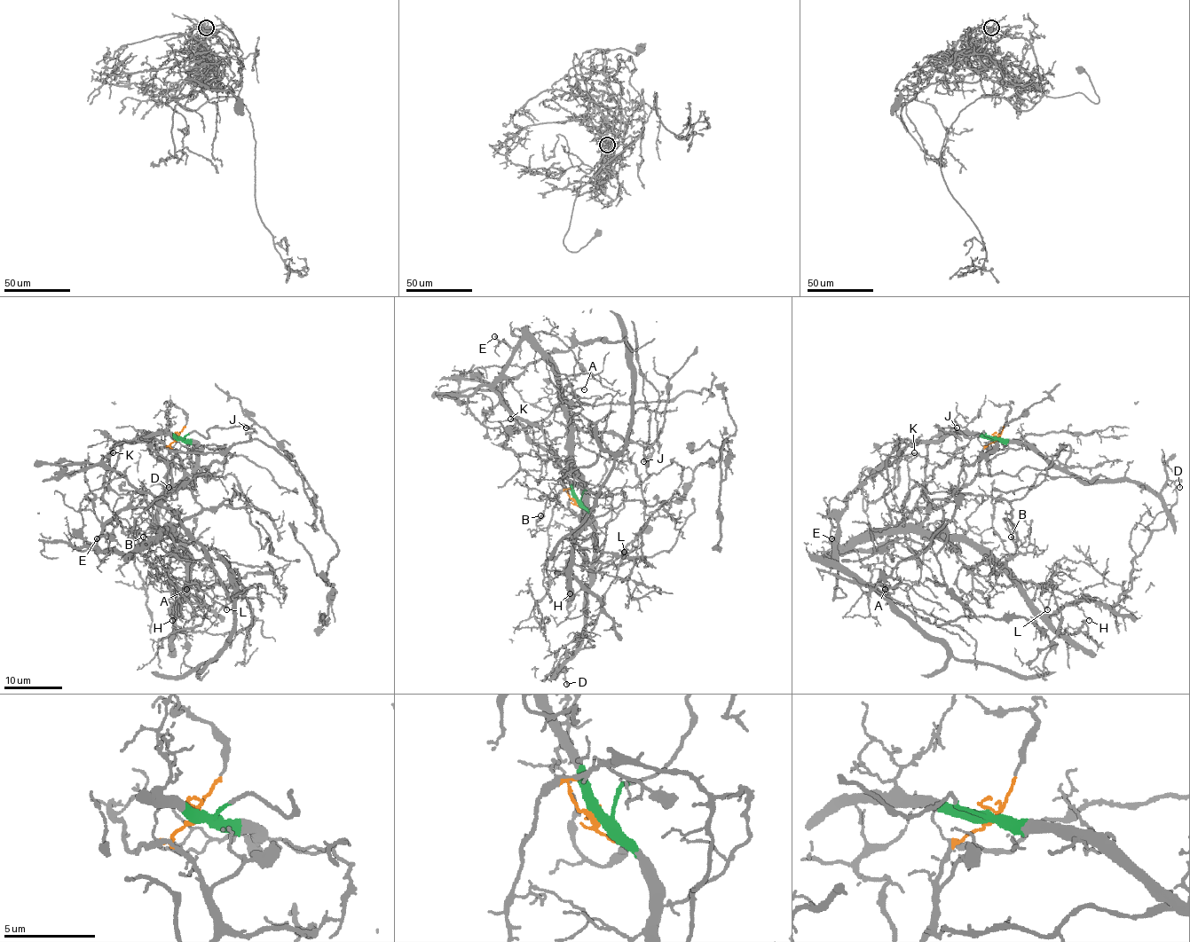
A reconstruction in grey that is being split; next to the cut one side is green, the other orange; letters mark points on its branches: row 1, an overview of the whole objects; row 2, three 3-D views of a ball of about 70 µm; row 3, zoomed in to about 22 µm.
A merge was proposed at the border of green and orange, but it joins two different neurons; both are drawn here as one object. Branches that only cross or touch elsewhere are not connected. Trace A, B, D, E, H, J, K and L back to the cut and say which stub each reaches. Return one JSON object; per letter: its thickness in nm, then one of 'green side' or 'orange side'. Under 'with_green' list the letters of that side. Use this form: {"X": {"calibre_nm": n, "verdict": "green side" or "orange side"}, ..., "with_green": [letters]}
{"A": {"calibre_nm": 90, "verdict": "orange side"}, "B": {"calibre_nm": 110, "verdict": "orange side"}, "D": {"calibre_nm": 120, "verdict": "green side"}, "E": {"calibre_nm": 220, "verdict": "orange side"}, "H": {"calibre_nm": 120, "verdict": "orange side"}, "J": {"calibre_nm": 130, "verdict": "green side"}, "K": {"calibre_nm": 120, "verdict": "green side"}, "L": {"calibre_nm": 190, "verdict": "orange side"}, "with_green": ["D", "J", "K"]}

